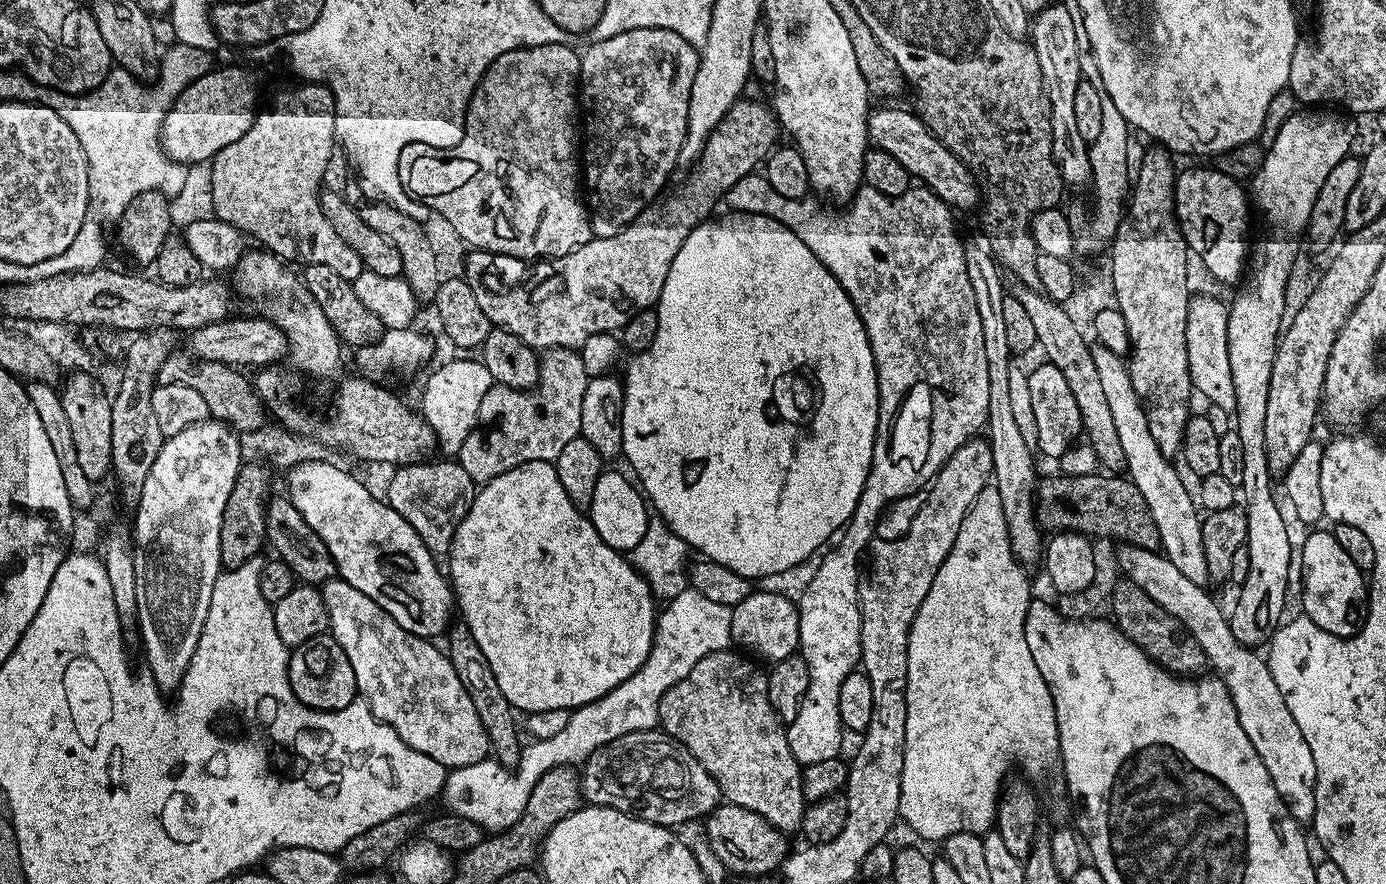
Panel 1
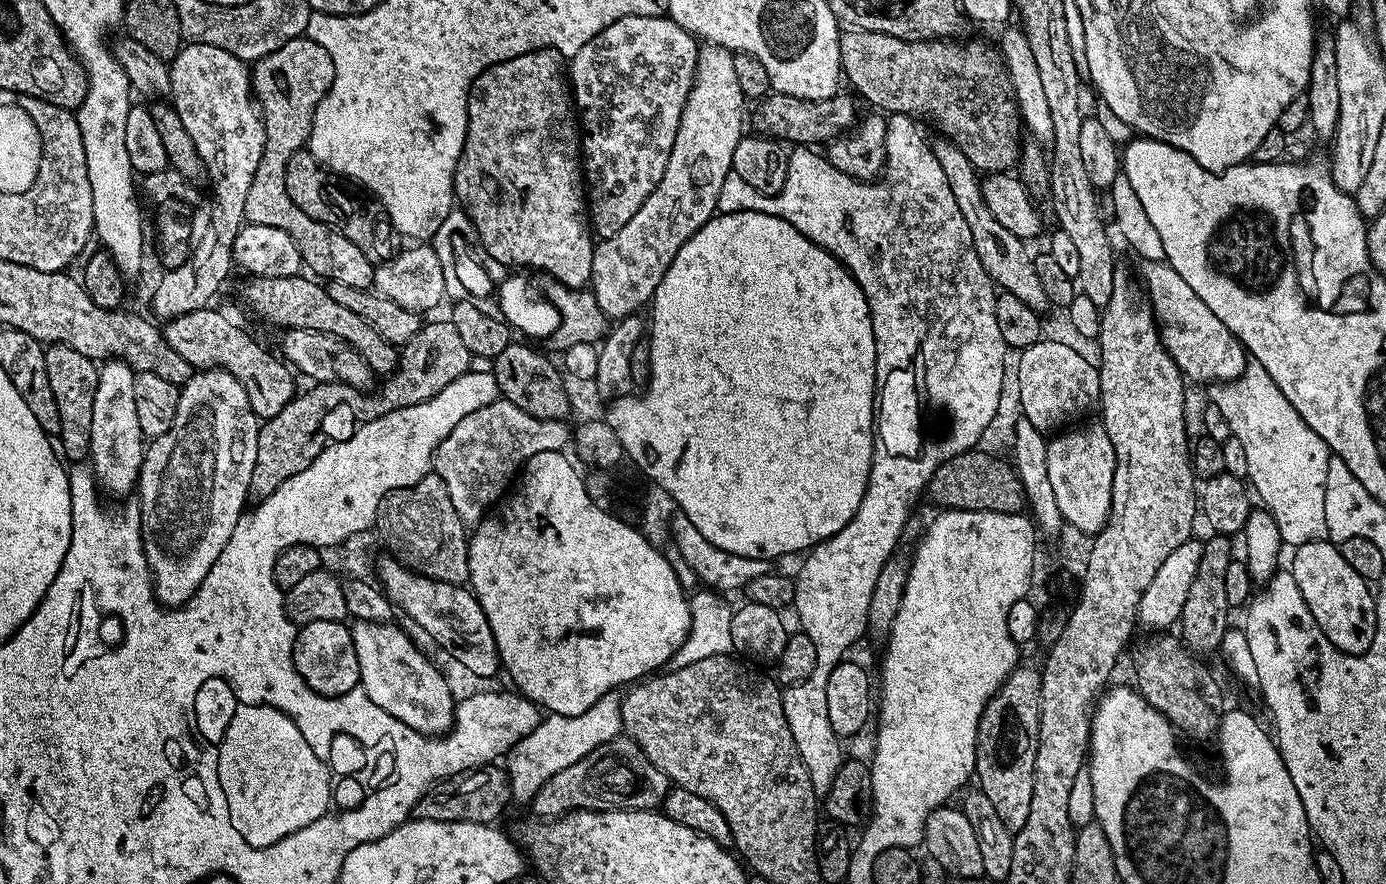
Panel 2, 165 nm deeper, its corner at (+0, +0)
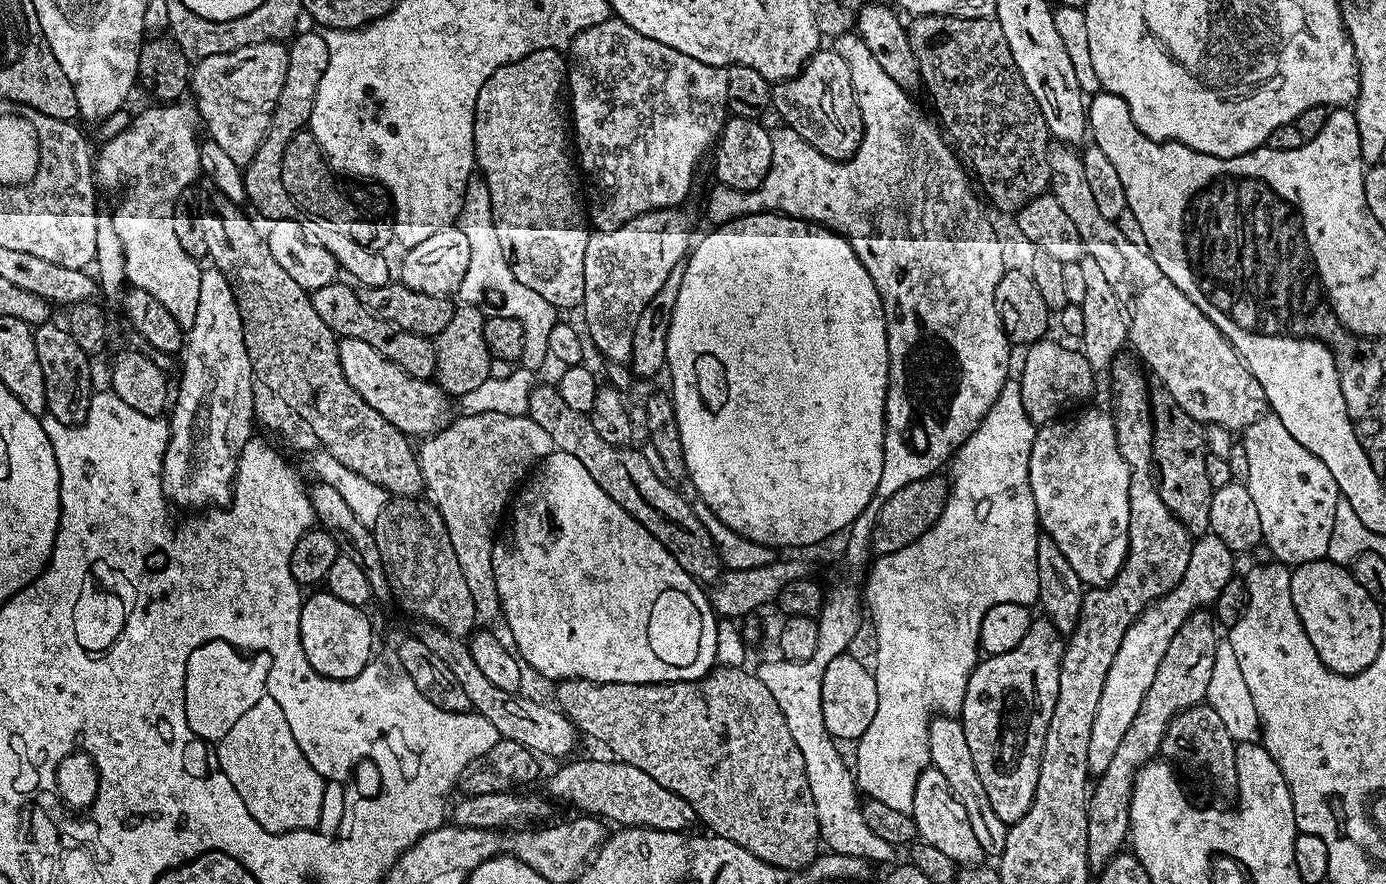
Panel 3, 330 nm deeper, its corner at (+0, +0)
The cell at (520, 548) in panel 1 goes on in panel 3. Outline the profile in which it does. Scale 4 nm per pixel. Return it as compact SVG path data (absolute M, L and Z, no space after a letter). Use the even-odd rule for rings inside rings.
M553 450L531 473L531 480L532 484L525 483L515 493L510 504L512 521L509 522L508 529L506 524L502 534L497 535L492 546L494 586L498 590L502 620L510 626L510 634L514 634L519 659L527 667L529 664L538 675L552 680L551 682L593 680L599 684L673 684L679 680L700 680L717 667L718 617L712 609L709 593L705 589L703 592L698 581L686 574L682 566L678 566L670 550L666 550L666 546L662 546L662 542L658 542L658 538L654 538L654 534L650 534L646 526L626 514L626 510L622 510L622 506L618 506L618 502L614 502L614 498L610 498L610 494L606 494L606 490L602 490L602 486L598 486L594 478L590 478L590 470L586 470L586 466L582 466L582 462L574 458L574 454Z

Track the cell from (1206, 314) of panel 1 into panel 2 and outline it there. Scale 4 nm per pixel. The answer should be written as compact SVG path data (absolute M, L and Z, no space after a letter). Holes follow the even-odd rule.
M1255 362L1245 363L1244 372L1236 380L1220 382L1211 389L1211 403L1217 404L1232 435L1242 442L1246 450L1249 472L1246 480L1251 491L1262 503L1263 511L1269 512L1278 524L1278 534L1285 545L1295 546L1322 540L1328 534L1328 462L1330 453L1328 444L1290 406L1286 394L1278 390L1274 378L1266 374L1262 365Z

